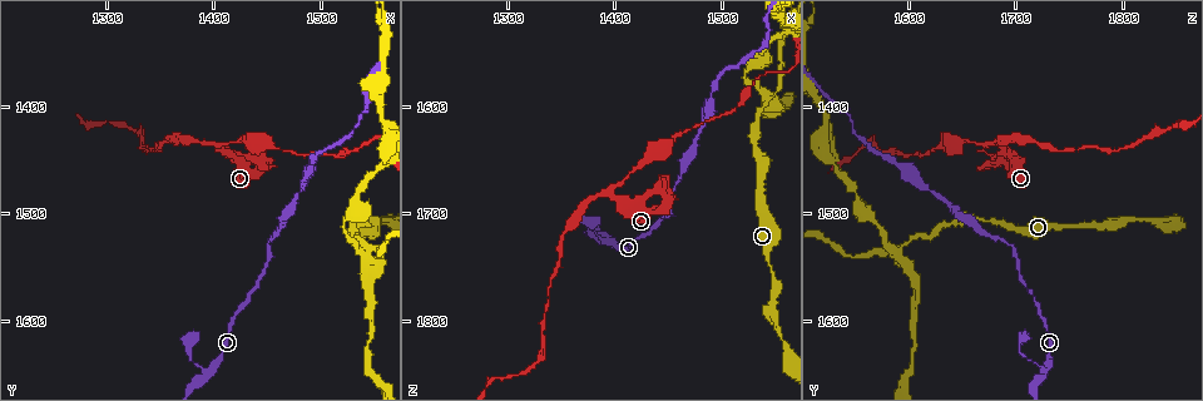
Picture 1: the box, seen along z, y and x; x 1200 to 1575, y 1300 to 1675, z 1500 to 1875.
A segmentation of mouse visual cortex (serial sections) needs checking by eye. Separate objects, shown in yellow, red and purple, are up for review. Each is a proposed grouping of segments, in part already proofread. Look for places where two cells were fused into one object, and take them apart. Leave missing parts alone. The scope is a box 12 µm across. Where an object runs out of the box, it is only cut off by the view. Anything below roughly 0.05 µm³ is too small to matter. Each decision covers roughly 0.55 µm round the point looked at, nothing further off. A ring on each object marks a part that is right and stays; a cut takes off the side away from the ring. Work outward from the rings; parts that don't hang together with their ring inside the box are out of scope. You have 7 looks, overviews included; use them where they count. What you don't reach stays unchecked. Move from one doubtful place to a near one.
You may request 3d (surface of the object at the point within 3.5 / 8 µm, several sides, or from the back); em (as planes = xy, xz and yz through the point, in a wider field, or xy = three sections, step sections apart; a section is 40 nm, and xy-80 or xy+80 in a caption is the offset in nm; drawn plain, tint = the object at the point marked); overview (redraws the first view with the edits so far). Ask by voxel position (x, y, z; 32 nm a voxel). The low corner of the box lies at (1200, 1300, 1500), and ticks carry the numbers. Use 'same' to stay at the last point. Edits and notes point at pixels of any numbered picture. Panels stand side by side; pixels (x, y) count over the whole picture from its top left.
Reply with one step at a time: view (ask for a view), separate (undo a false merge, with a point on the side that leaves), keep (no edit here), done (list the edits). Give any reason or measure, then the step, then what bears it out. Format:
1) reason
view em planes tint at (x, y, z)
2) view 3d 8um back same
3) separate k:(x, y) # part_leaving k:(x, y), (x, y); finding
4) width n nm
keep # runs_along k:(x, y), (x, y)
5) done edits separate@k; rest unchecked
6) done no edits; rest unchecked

abrupt turn
view 3d 3.5um at (1450, 1454, 1692)

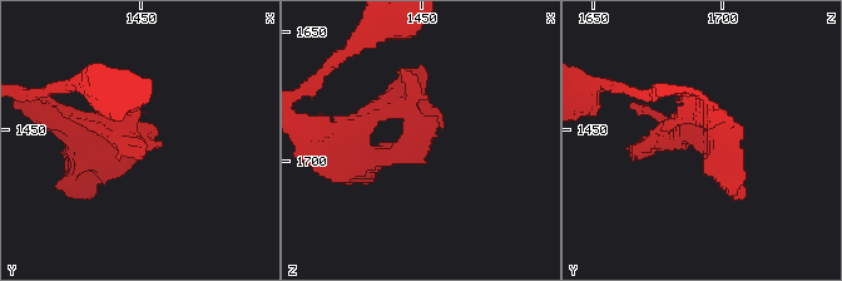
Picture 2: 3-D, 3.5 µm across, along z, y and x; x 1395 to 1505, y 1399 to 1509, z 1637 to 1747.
keep # runs_along 2:(355, 162), (416, 143), (397, 72); one cell here

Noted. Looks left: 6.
sharp bend
view 3d 3.5um at (1396, 1436, 1684)

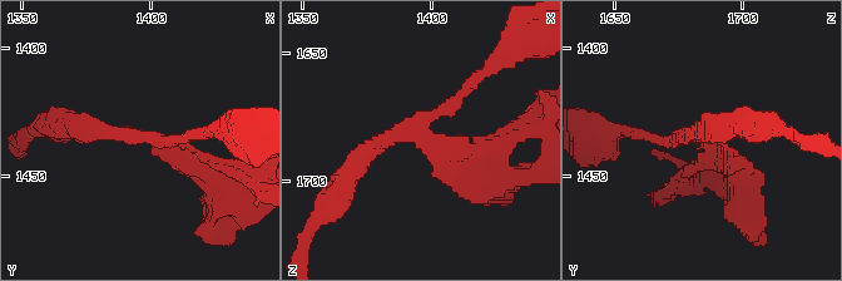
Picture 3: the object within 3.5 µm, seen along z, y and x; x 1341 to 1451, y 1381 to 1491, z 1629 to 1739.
arms 3; arm_widths 150, 150, 250 nm; shape alone is not enough
view em xy step 5 tint at (1396, 1434, 1681)

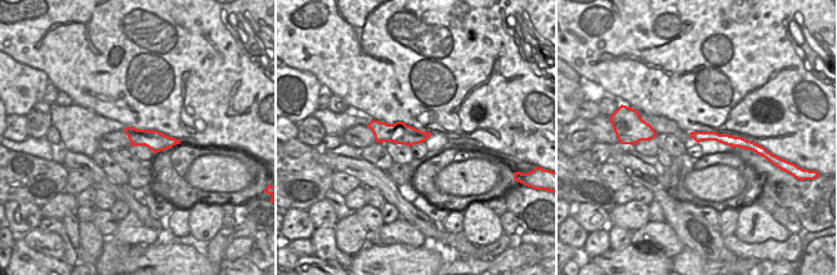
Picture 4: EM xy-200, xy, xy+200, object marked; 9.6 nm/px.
width 200 nm
keep # runs_along 4:(693, 134), (747, 143); continuous, no second cell

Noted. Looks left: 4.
four or more arms meet
view 3d 8um at (1542, 1538, 1588)

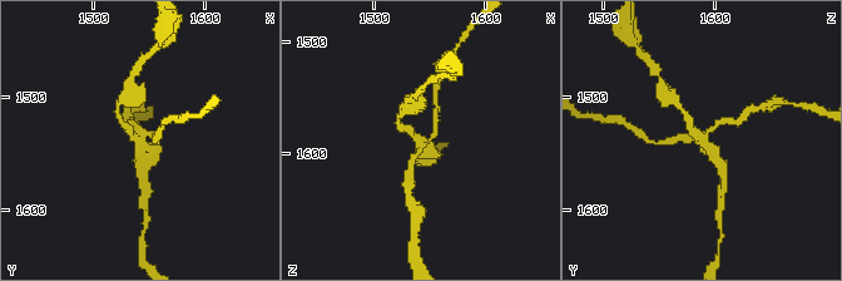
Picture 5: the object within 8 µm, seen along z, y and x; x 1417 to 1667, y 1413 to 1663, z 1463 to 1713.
closer look
view 3d 3.5um at (1542, 1538, 1592)

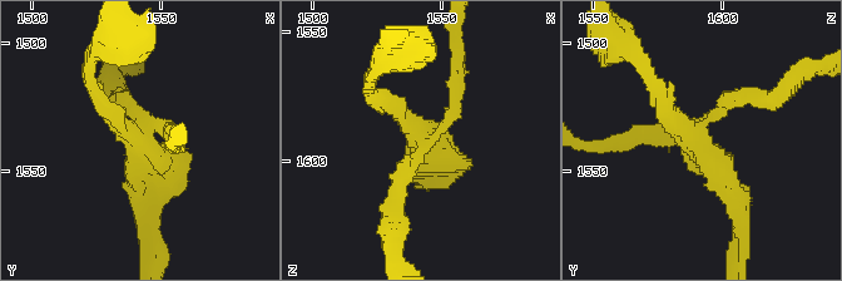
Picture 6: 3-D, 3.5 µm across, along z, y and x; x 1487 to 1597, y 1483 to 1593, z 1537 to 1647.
view em planes tint at (1539, 1536, 1589)

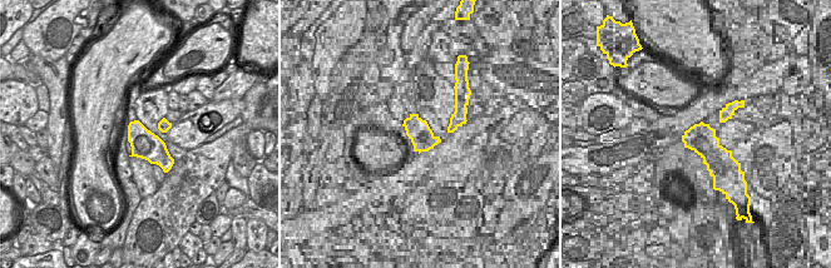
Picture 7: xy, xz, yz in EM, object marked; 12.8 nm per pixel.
width 360 nm
separate 6:(706, 168) # part_leaving 6:(701, 128), (684, 132), (637, 54); two cells meet here

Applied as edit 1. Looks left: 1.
done edits separate@6; rest unchecked

